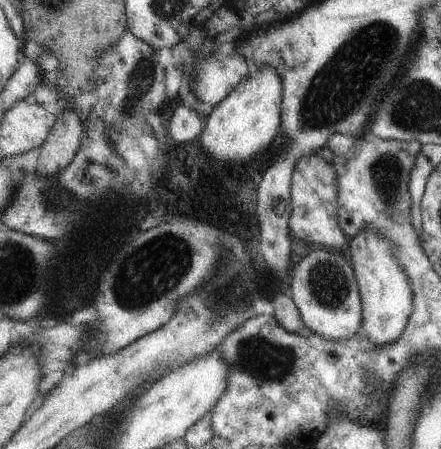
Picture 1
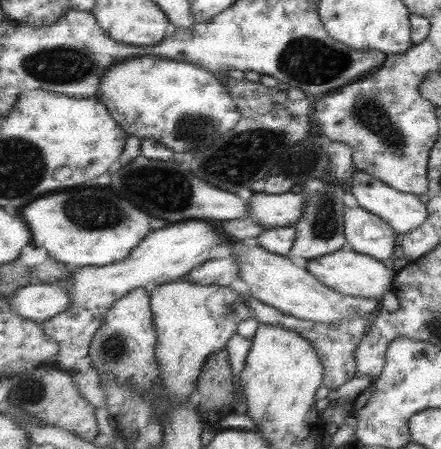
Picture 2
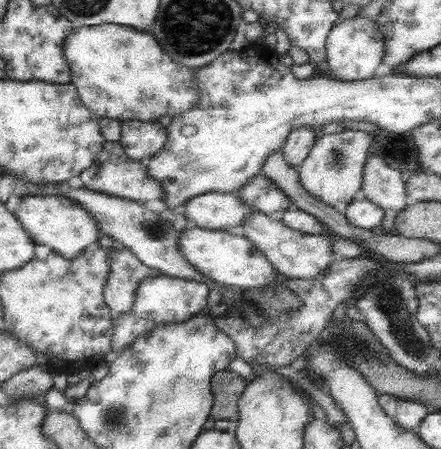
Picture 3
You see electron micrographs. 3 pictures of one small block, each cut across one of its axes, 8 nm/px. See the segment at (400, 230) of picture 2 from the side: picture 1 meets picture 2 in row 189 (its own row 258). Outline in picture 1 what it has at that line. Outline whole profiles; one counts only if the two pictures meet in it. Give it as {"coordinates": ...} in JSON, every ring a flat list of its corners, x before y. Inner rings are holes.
{"coordinates":[[361,232,357,238,349,240,349,264,353,266,353,274,359,286,359,298,361,298,359,338,363,346,371,348,391,346,391,342,397,342,397,338,403,334,409,314,413,310,411,304,413,292,407,274,395,262,391,254,391,244,385,238,367,232]]}

